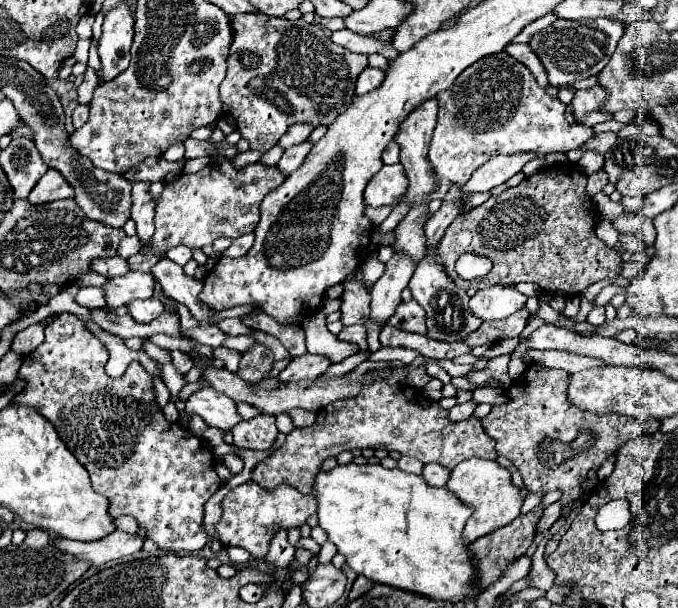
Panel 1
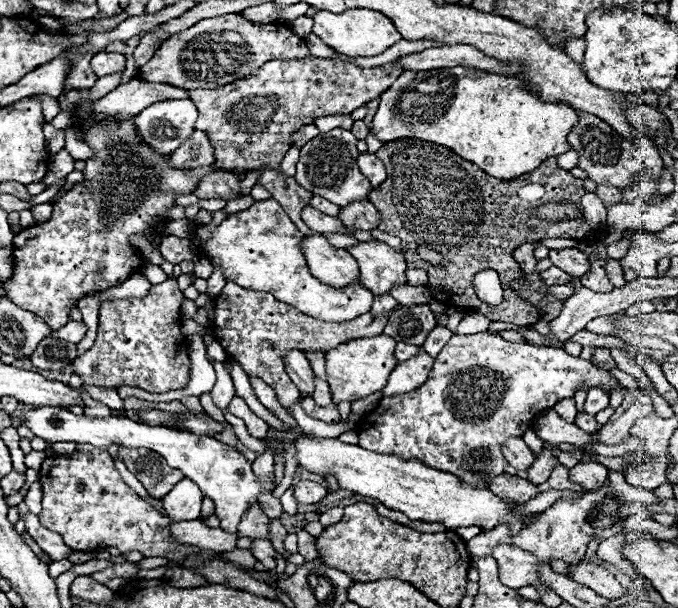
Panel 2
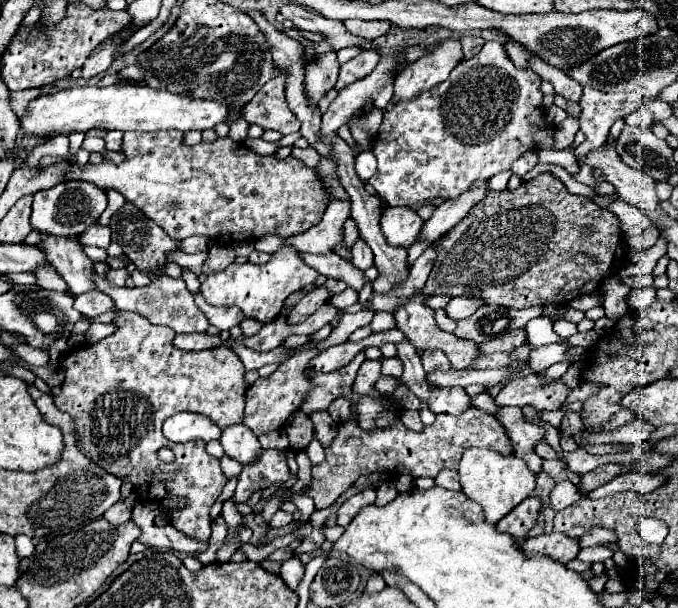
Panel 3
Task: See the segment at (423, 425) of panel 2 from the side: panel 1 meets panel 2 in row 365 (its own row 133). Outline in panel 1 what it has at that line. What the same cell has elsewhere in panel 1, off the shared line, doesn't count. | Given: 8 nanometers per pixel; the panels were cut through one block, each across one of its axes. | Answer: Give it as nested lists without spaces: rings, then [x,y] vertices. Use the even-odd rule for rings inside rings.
[[[506,52],[466,68],[456,84],[438,96],[438,124],[428,154],[438,178],[438,192],[432,198],[444,198],[450,182],[466,184],[468,176],[490,156],[520,150],[546,154],[580,148],[594,132],[582,124],[568,124],[564,108],[558,98],[546,96],[532,72]]]

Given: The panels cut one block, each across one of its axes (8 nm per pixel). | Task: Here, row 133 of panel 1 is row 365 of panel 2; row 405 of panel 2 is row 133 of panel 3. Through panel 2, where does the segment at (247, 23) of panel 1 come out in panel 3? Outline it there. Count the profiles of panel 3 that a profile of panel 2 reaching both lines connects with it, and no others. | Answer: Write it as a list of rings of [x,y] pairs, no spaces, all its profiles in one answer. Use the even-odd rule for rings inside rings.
[[[276,66],[278,74],[266,82],[256,96],[244,106],[244,118],[250,124],[258,124],[264,130],[278,130],[282,136],[300,130],[298,118],[292,114],[286,102],[286,72]]]

